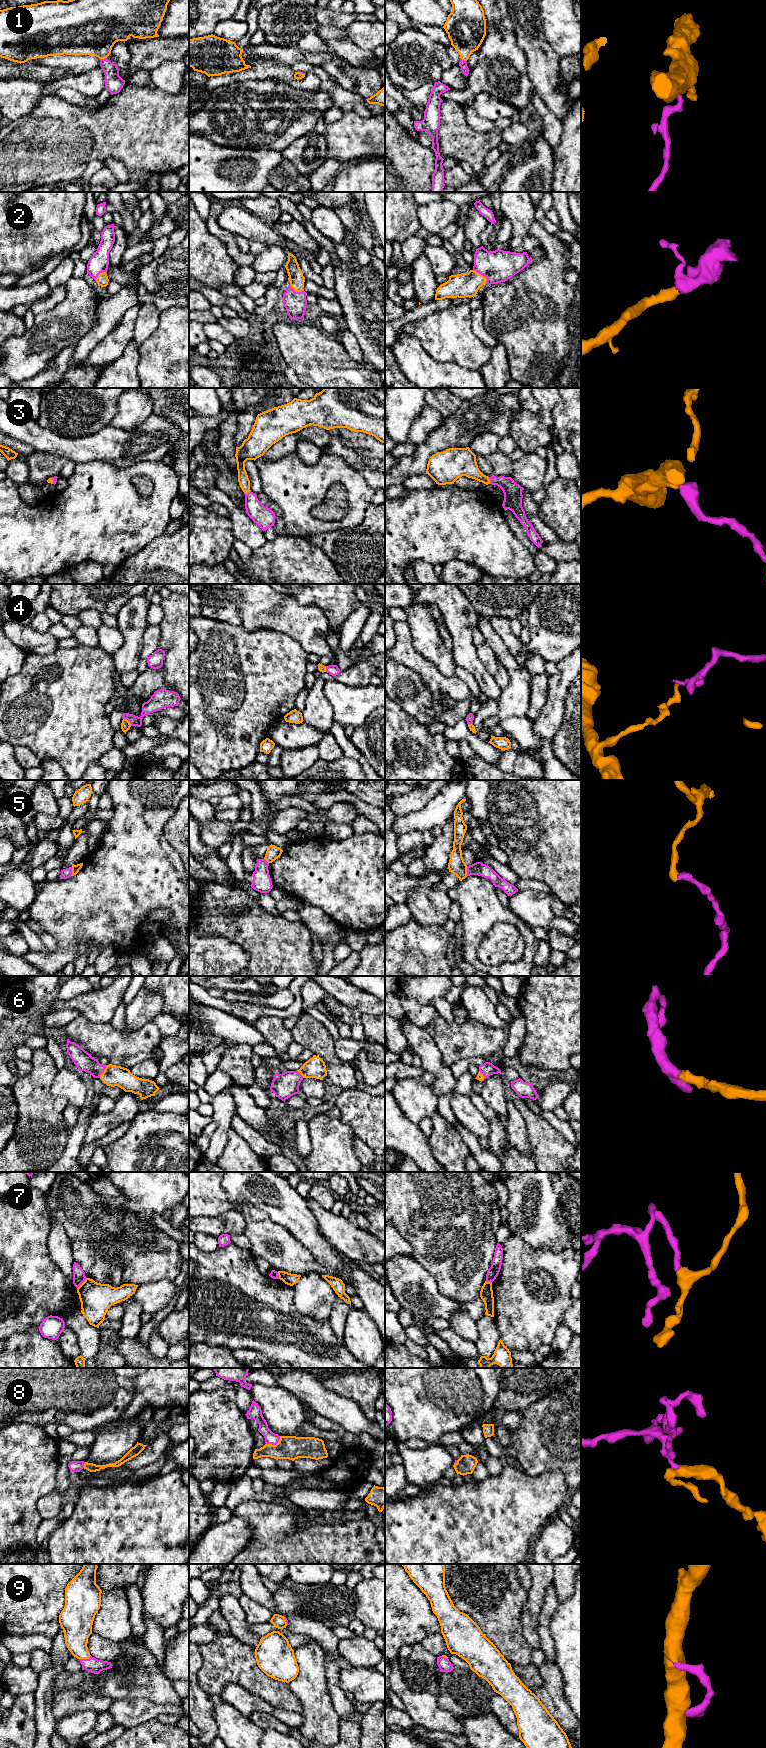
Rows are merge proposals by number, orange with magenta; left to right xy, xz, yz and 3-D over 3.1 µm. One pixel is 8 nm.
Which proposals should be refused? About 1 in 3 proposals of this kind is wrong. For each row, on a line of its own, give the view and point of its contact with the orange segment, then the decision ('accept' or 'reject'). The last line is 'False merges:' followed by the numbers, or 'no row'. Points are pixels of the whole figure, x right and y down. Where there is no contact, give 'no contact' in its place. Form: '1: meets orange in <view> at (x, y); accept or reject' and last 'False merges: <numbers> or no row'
1: meets orange in xy at (103, 58); accept
2: meets orange in yz at (482, 275); accept
3: meets orange in yz at (489, 480); accept
4: meets orange in xy at (128, 721); accept
5: meets orange in xy at (72, 871); reject
6: meets orange in xy at (104, 1071); accept
7: meets orange in xy at (82, 1283); reject
8: meets orange in xz at (274, 1445); accept
9: meets orange in xy at (85, 1658); accept
False merges: 5, 7

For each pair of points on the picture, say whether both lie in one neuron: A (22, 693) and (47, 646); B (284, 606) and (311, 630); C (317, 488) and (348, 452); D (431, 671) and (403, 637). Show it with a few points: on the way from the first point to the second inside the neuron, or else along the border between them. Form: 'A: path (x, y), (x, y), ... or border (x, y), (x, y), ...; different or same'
A: border (57, 647), (49, 653), (27, 654); different
B: path (291, 613), (300, 622), (304, 623); same
C: border (322, 449), (340, 457), (360, 474); different
D: path (422, 665), (403, 646); same

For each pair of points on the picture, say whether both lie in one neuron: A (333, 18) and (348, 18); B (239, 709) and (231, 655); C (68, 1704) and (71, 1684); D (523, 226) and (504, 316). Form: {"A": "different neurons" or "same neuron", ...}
{"A": "same neuron", "B": "same neuron", "C": "same neuron", "D": "different neurons"}

